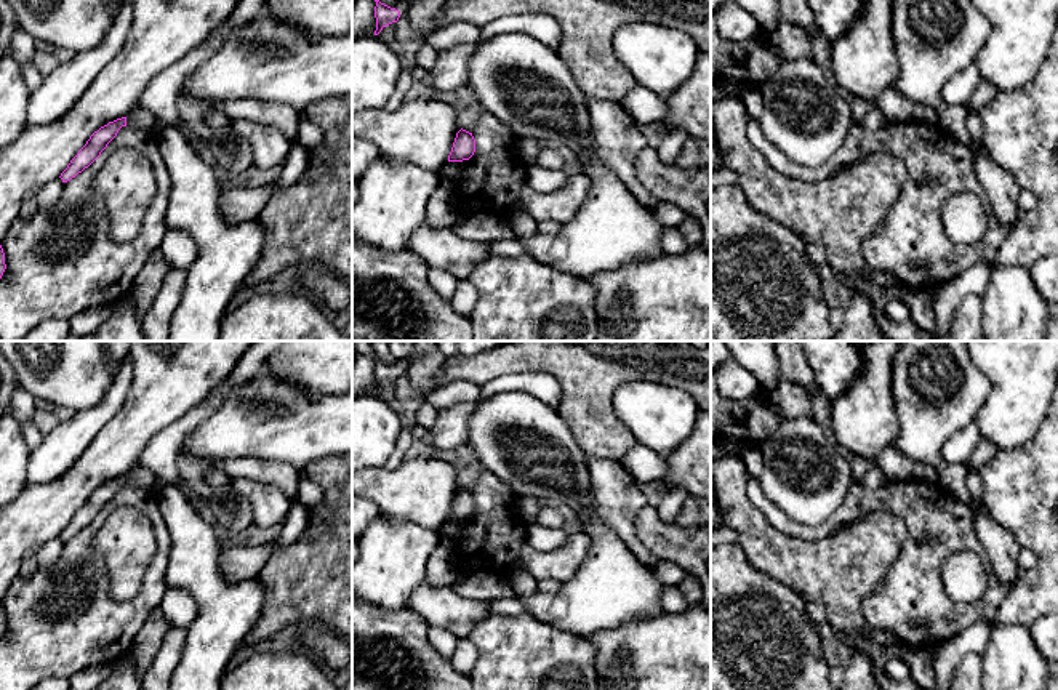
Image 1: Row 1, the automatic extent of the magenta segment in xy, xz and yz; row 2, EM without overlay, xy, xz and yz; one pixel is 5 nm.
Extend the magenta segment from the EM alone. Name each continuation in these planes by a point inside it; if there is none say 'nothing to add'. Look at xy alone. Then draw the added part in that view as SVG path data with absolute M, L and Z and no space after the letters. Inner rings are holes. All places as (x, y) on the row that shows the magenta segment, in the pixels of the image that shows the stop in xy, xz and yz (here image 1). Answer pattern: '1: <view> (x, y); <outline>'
1: xy (228, 252); M141 107L126 115L126 125L157 136L171 178L166 229L187 232L198 247L170 320L168 341L218 341L222 315L264 248L262 223L259 218L240 223L224 218L222 186L179 128L162 125Z

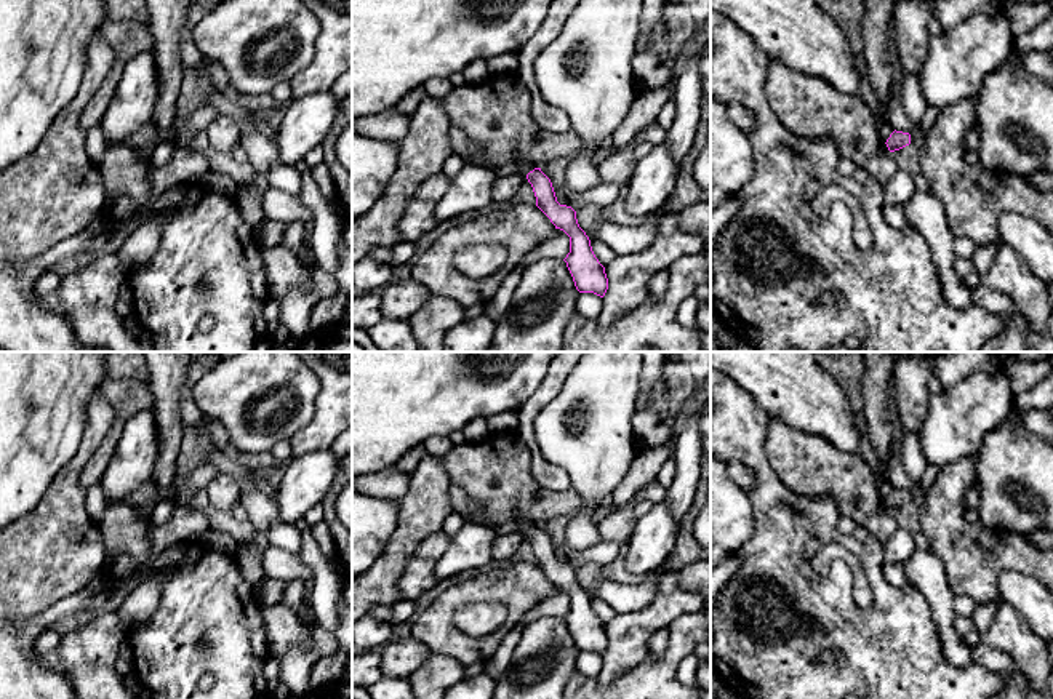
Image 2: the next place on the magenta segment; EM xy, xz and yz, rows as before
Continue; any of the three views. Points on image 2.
1: xz (525, 167); M522 155L517 157L515 165L518 166L518 173L526 176L530 171L535 170L535 166L525 160Z

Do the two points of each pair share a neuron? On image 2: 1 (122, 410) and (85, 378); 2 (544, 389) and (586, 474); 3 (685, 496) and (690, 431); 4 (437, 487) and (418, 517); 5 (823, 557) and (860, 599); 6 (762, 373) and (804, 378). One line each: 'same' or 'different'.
1: different
2: different
3: same
4: same
5: same
6: same

